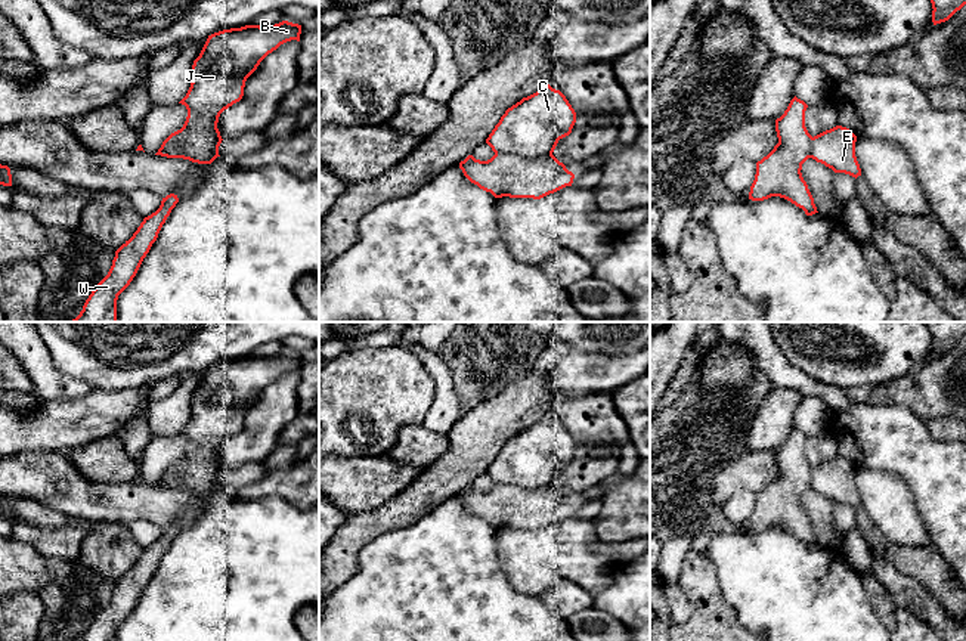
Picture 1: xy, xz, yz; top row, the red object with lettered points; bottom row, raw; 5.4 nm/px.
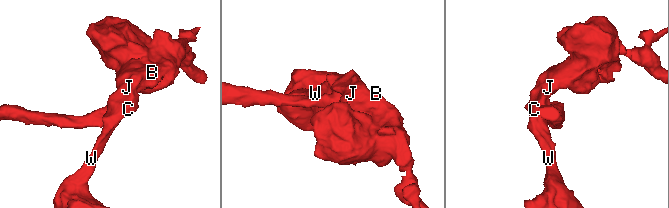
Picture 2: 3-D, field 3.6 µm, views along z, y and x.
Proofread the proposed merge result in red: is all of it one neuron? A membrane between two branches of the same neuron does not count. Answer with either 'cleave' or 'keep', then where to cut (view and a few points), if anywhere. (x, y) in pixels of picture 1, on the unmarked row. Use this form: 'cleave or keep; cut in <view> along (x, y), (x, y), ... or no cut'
cleave; cut in xz along (495, 482), (528, 488), (551, 486)

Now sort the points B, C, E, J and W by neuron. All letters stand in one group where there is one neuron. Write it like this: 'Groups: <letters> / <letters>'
Groups: B C J W / E

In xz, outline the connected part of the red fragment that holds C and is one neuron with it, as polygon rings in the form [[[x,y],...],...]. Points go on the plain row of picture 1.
[[[548,415],[508,439],[486,474],[493,483],[551,487],[575,453],[576,443],[566,427]]]

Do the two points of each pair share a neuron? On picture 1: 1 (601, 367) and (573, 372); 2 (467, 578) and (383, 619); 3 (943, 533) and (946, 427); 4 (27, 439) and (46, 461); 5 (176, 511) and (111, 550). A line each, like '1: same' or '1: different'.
1: same
2: same
3: different
4: different
5: same

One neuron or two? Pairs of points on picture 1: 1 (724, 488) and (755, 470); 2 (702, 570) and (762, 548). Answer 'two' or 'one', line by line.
1: one
2: two

